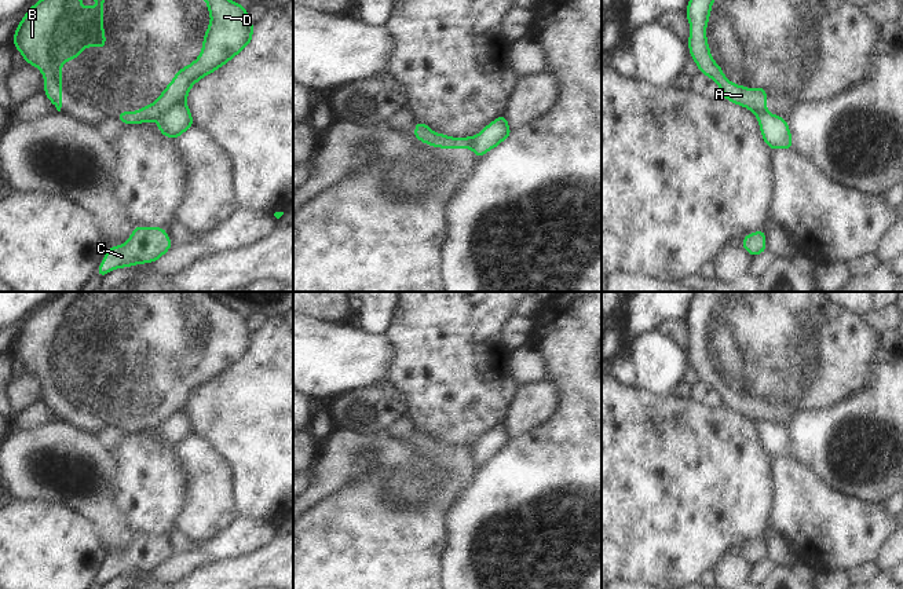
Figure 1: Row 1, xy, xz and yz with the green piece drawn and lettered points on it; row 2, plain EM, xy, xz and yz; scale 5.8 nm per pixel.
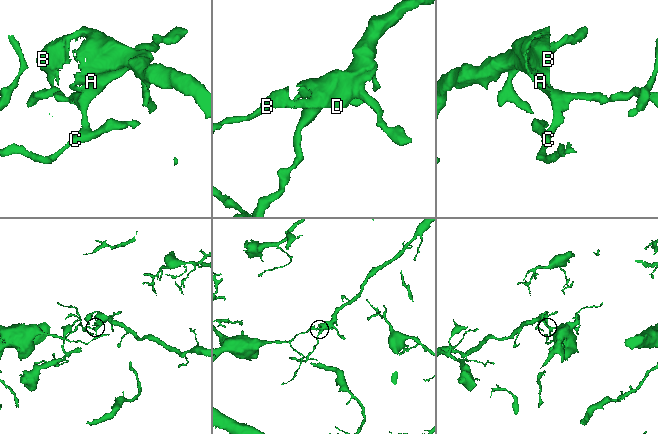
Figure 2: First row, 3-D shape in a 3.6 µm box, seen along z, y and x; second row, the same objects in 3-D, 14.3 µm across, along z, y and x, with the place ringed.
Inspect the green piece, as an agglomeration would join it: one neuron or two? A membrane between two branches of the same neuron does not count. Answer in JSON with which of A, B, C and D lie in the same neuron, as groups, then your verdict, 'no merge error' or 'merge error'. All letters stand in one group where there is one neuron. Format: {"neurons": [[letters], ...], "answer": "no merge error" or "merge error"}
{"neurons": [["A", "B", "D"], ["C"]], "answer": "merge error"}

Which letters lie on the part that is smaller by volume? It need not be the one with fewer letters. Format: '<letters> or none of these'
A, B, D

